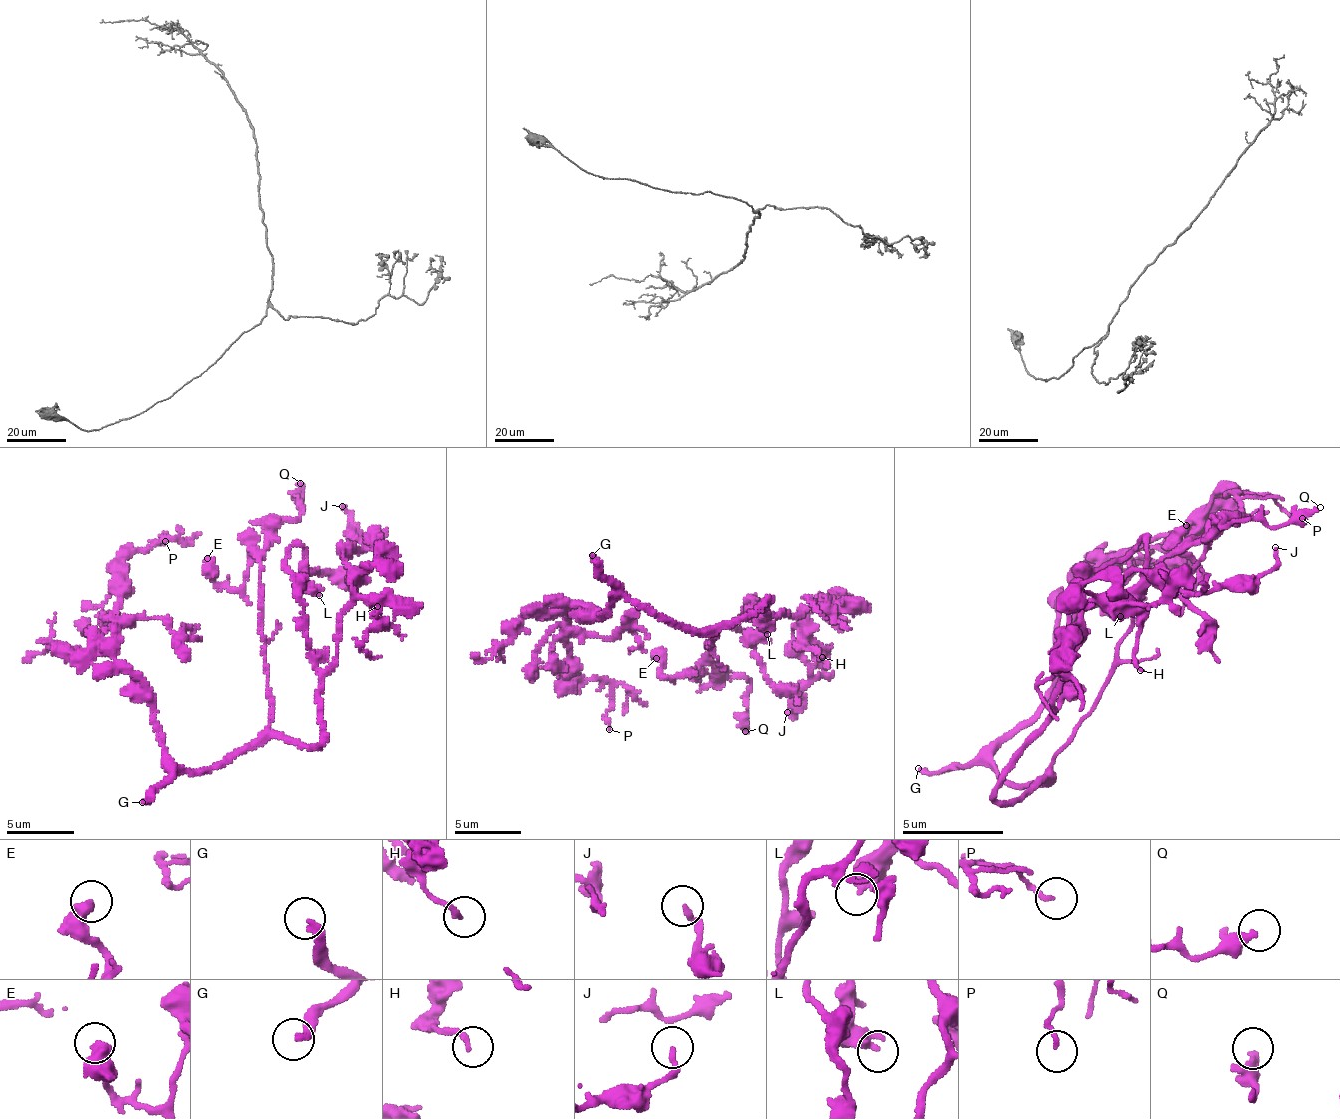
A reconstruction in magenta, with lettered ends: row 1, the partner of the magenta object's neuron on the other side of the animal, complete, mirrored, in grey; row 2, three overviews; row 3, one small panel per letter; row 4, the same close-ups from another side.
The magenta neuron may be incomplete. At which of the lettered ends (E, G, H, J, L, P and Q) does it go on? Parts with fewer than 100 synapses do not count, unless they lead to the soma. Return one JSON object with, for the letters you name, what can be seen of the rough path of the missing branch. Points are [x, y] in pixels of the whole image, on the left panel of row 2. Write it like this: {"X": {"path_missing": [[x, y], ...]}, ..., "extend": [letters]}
{"extend": ["G"]}

